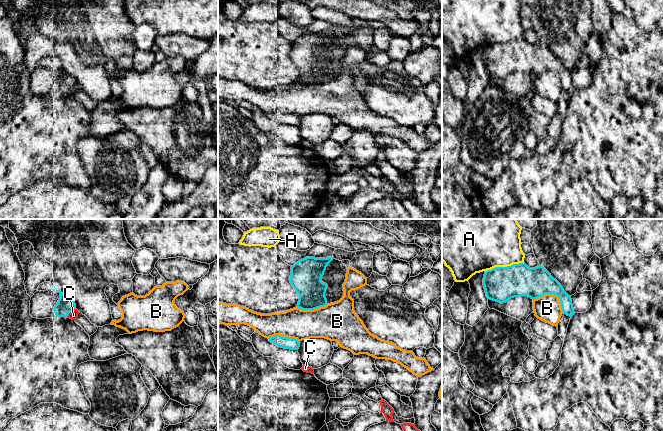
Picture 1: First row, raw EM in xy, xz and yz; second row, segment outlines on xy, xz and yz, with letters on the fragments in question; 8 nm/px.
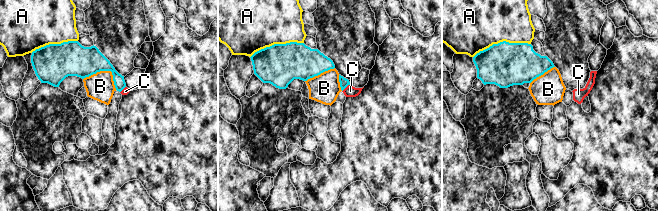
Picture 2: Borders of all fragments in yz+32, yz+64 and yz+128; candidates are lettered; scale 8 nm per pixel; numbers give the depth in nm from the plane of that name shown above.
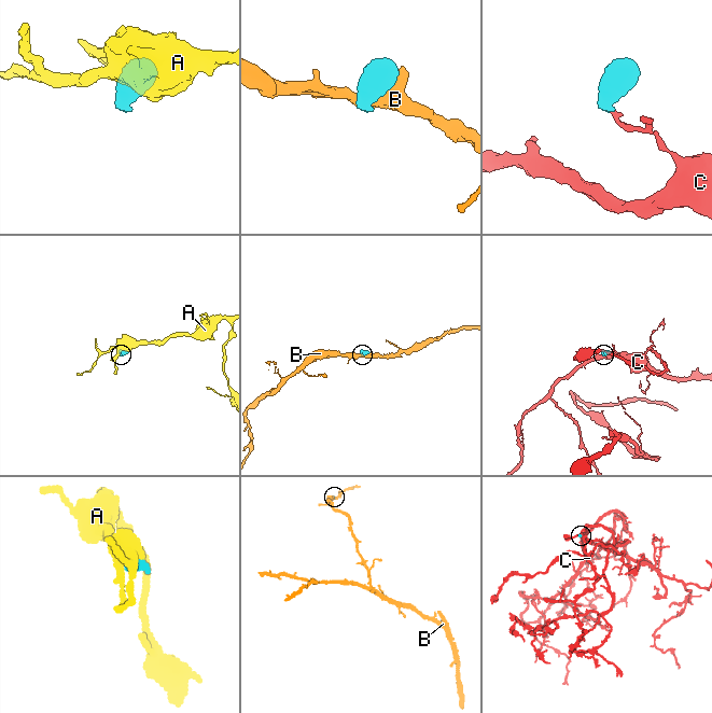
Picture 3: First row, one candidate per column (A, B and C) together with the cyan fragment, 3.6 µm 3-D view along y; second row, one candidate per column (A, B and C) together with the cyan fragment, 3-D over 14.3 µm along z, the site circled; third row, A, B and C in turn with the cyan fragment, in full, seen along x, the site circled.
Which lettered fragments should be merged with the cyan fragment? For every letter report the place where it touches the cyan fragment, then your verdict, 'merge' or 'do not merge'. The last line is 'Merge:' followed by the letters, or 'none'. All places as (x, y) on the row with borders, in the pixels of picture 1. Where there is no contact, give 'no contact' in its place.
A: meets cyan in yz at (504, 267); do not merge
B: meets cyan in yz at (553, 294); do not merge
C: meets cyan in xy at (70, 311); do not merge
Merge: none

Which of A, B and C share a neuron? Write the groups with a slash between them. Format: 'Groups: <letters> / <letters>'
Groups: A / B / C

